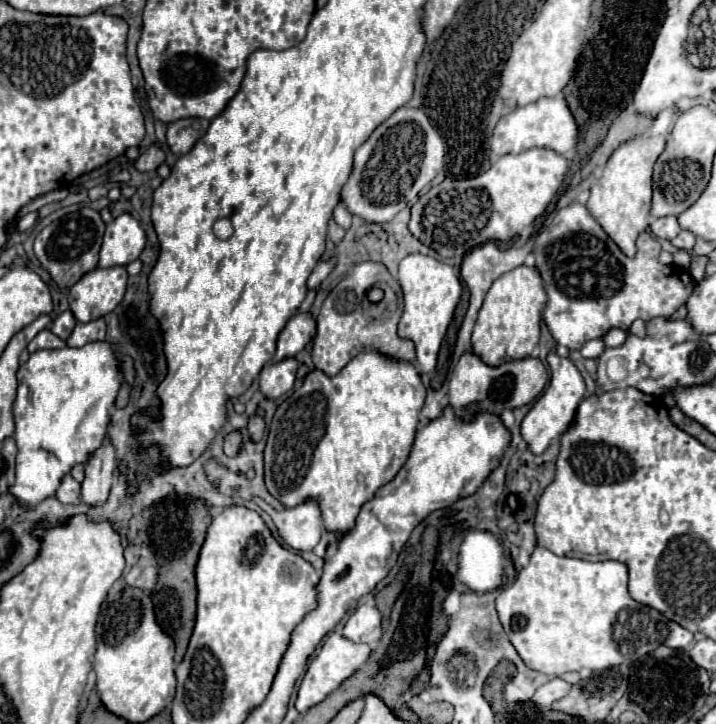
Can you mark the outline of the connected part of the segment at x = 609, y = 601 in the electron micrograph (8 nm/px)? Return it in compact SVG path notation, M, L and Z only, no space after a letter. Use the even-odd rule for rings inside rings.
M536 547L534 553L530 555L530 563L518 573L516 581L514 581L510 587L506 587L506 589L500 591L500 595L498 595L498 599L496 599L496 611L498 611L500 623L502 623L508 639L510 639L510 643L516 647L518 655L522 657L522 661L524 661L530 669L540 671L540 673L546 673L546 675L562 675L562 673L566 673L566 671L580 671L582 667L588 667L588 669L616 667L616 665L620 665L620 663L624 663L624 661L634 661L634 659L644 657L646 653L654 651L658 645L668 645L668 647L672 647L672 649L686 649L686 647L692 643L694 635L692 635L688 629L680 627L676 621L666 619L666 617L664 617L662 613L658 613L656 609L646 607L646 605L642 605L642 603L636 603L636 601L630 597L626 583L628 583L628 569L626 569L626 565L620 563L620 561L600 561L600 563L592 563L592 561L584 561L584 559L558 557L558 555L554 555L550 549L546 549L546 547Z

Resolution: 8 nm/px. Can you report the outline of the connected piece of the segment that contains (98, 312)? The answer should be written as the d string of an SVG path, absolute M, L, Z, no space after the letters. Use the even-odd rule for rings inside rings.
M96 267L84 273L68 293L70 311L82 323L104 317L122 301L126 281L126 267Z

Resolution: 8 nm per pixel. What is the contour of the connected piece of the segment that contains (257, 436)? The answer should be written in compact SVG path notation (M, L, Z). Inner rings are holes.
M262 417L250 419L250 423L248 423L248 433L250 433L250 439L252 439L252 441L260 441L262 435L264 435L264 419L262 419Z

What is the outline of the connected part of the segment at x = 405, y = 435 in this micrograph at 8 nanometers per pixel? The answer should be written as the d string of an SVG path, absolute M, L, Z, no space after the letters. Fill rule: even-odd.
M380 351L358 353L334 377L320 369L306 375L300 389L292 391L276 409L270 423L264 469L268 491L286 507L294 507L308 497L320 503L324 527L338 535L354 527L360 507L370 501L384 483L388 483L406 463L418 429L418 413L426 399L426 387L410 361L386 357Z

